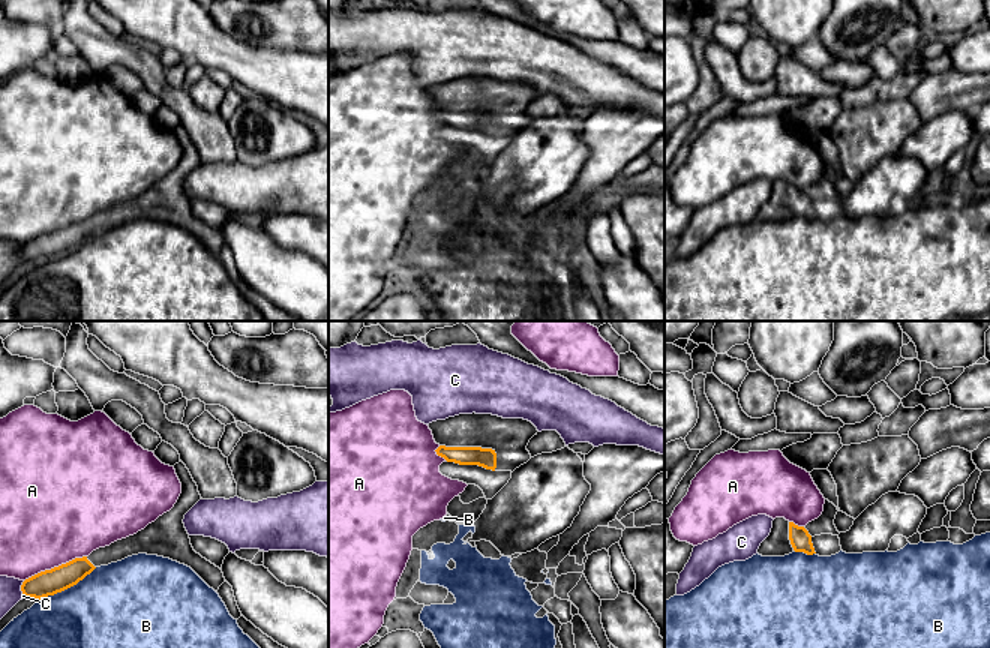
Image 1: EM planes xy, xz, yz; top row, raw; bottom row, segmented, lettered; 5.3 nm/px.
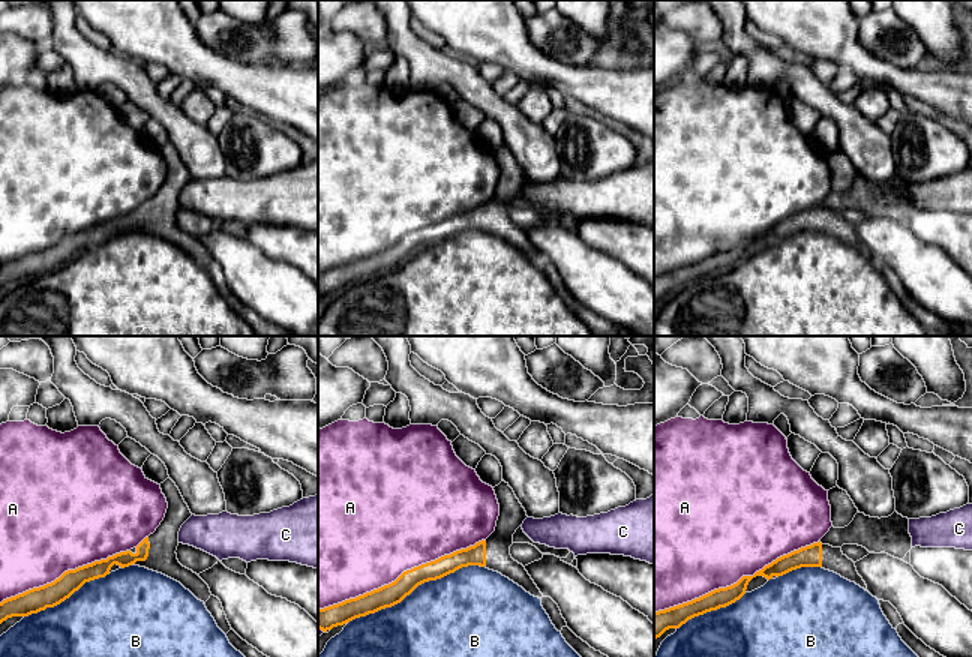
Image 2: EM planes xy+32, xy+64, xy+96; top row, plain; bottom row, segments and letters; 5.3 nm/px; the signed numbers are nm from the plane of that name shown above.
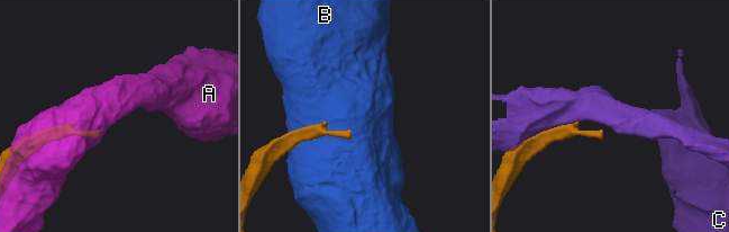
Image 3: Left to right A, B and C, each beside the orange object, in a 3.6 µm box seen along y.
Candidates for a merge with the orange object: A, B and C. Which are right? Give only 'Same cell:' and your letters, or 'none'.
Same cell: none

